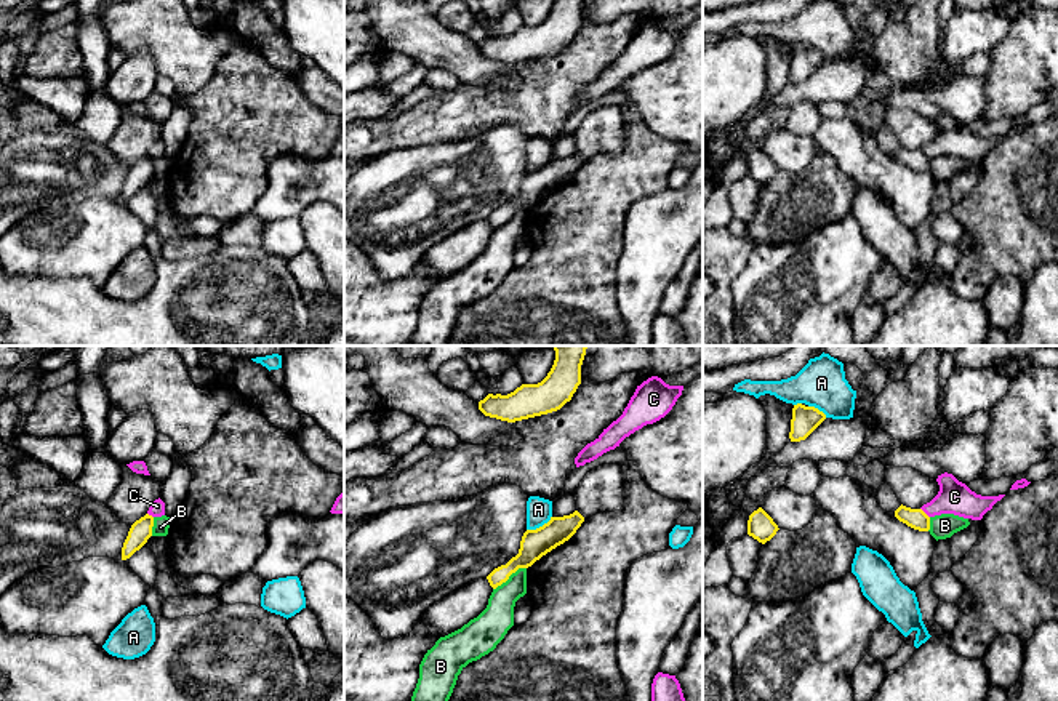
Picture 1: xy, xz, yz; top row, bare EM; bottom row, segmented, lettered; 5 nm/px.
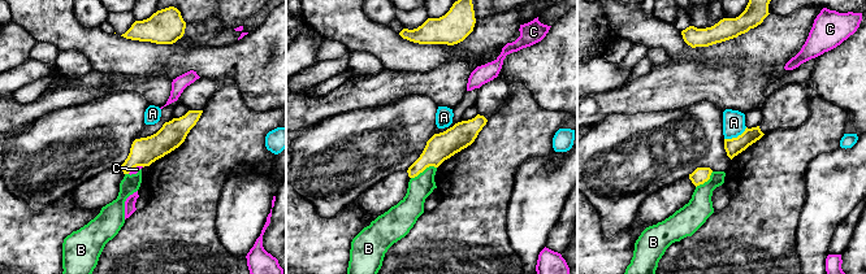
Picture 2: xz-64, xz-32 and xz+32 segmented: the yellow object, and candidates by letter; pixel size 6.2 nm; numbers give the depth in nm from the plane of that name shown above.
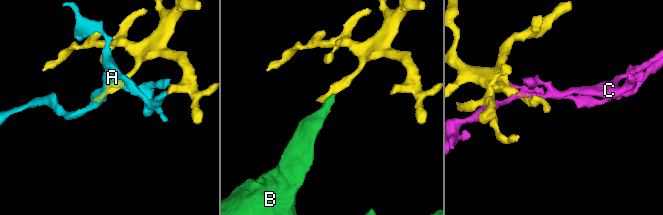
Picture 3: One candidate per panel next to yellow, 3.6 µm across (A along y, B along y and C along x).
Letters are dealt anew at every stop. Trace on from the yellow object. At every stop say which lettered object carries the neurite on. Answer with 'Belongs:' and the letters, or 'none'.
Belongs: none

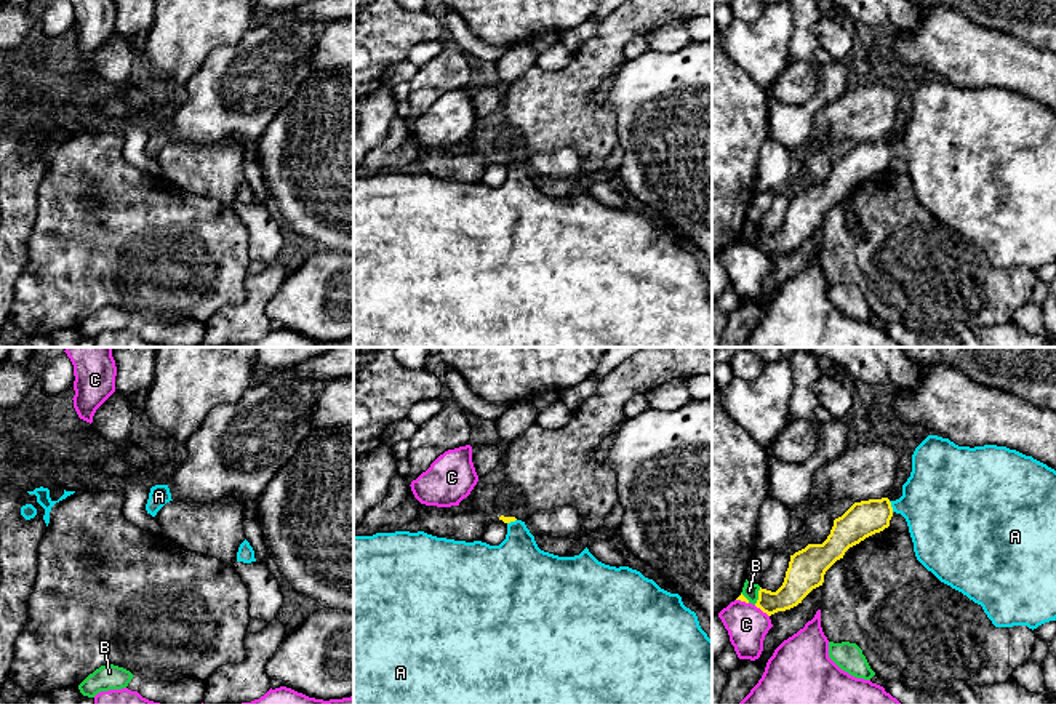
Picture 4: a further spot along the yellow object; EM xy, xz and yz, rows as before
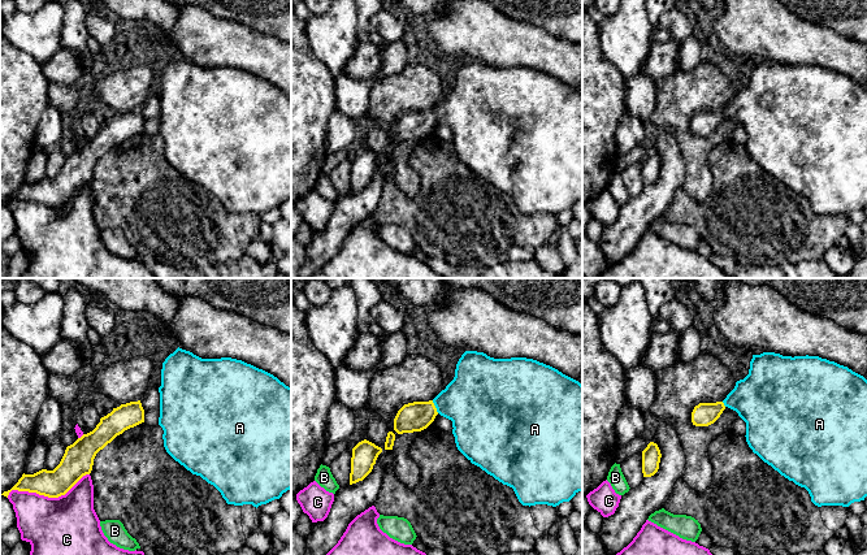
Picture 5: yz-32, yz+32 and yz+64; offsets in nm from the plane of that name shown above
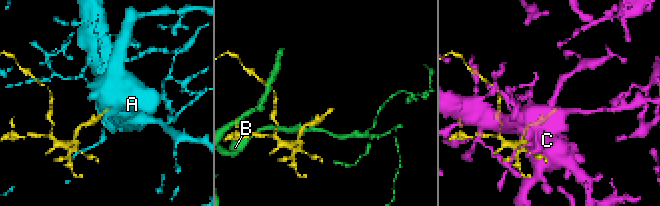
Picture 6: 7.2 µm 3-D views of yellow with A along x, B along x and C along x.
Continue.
Belongs: A

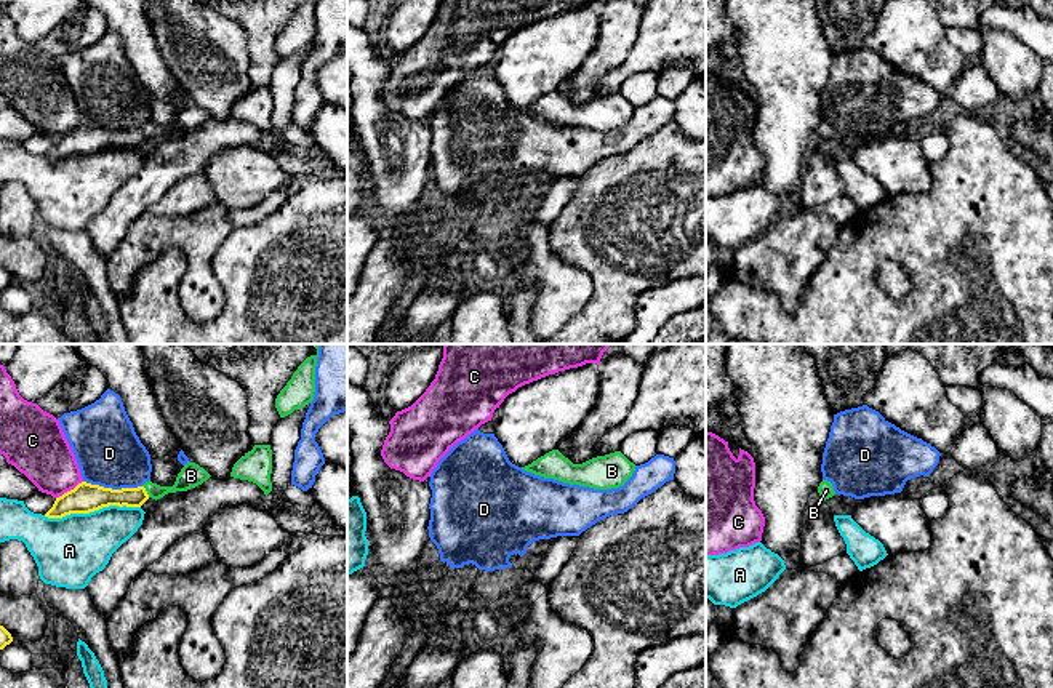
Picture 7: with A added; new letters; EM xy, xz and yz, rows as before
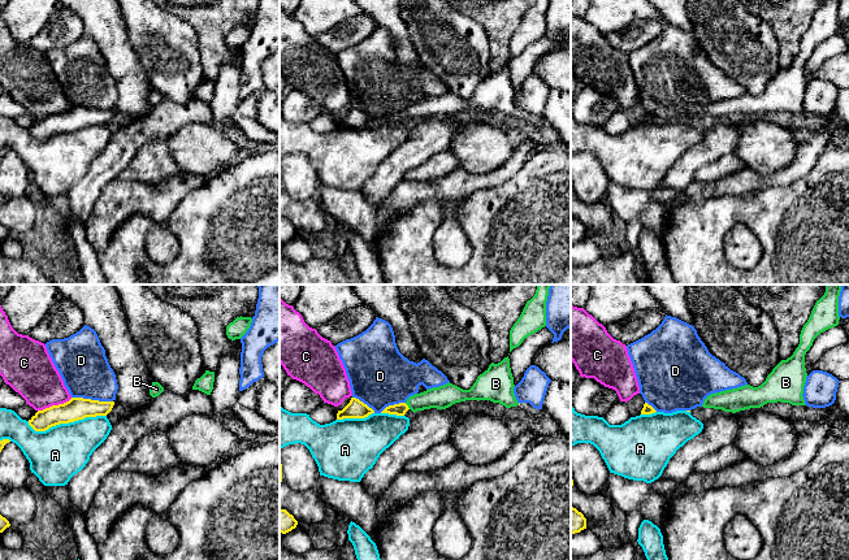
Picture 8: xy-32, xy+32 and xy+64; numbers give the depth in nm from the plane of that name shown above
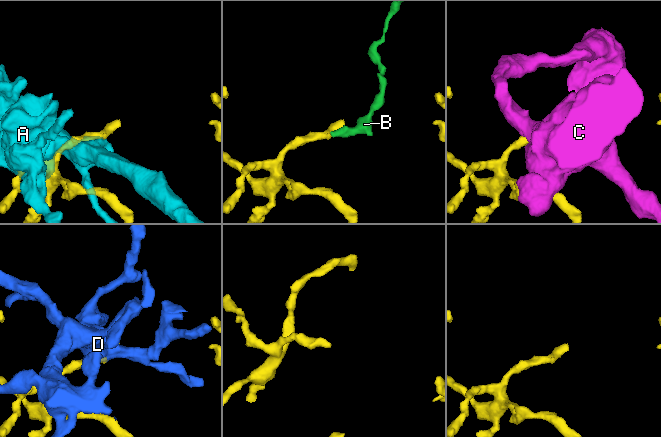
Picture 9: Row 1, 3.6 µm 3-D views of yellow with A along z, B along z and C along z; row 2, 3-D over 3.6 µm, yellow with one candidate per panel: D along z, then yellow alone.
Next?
Belongs: B

